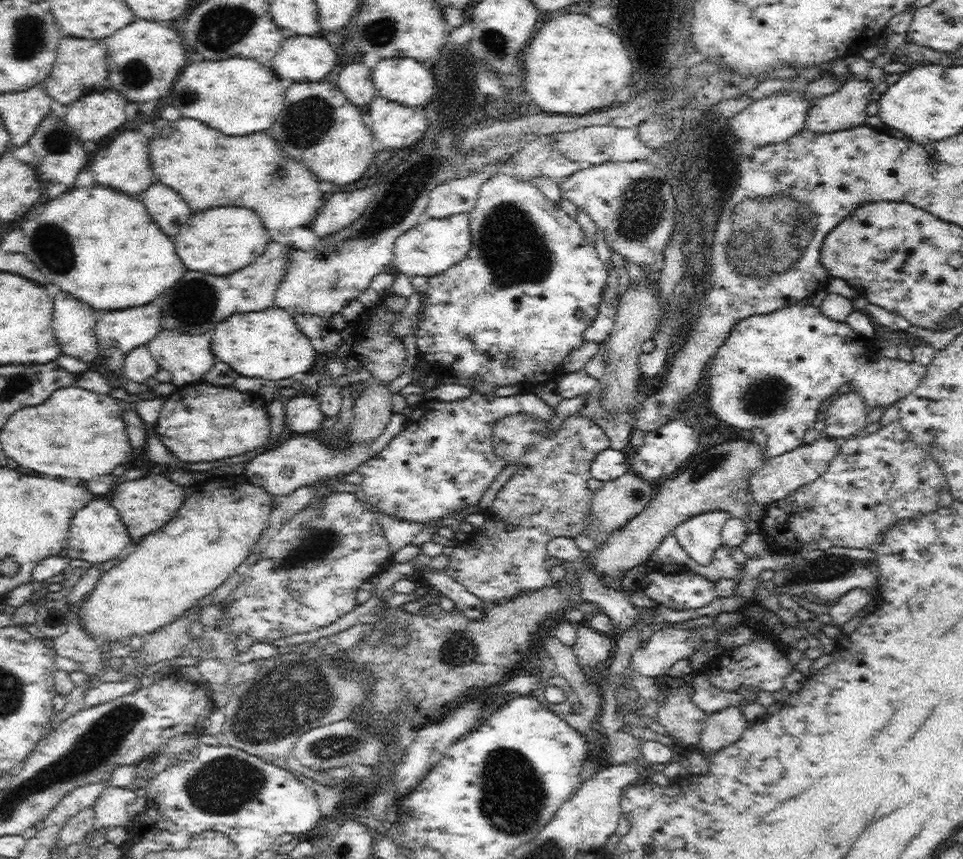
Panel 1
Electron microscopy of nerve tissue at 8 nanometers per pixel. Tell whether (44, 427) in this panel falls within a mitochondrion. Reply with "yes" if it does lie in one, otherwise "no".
no

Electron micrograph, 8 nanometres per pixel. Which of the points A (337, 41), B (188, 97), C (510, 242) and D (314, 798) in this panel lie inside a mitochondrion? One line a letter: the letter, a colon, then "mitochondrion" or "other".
A: other
B: mitochondrion
C: mitochondrion
D: other

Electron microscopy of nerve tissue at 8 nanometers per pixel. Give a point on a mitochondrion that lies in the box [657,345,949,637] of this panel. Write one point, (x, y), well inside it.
(770, 396)

